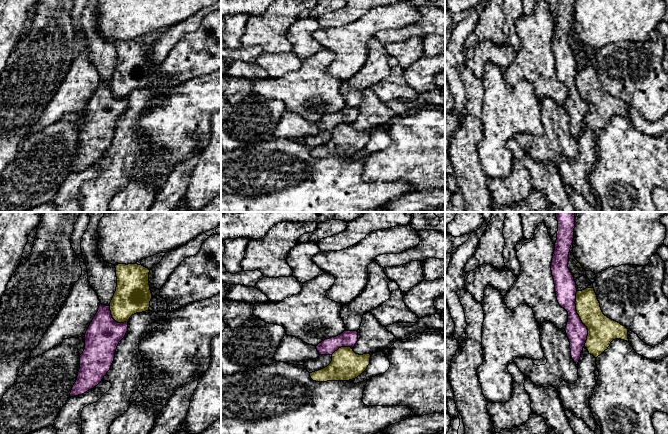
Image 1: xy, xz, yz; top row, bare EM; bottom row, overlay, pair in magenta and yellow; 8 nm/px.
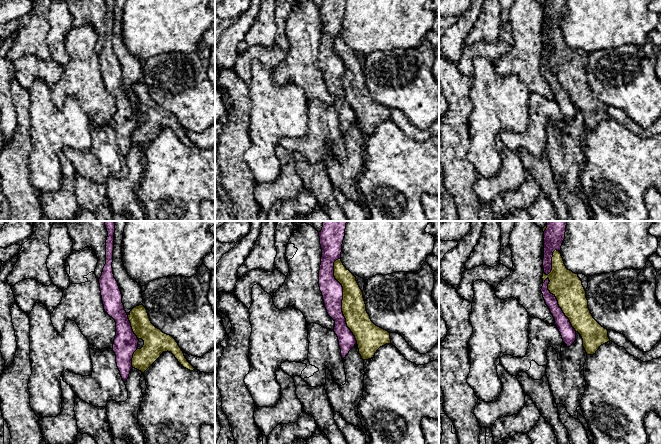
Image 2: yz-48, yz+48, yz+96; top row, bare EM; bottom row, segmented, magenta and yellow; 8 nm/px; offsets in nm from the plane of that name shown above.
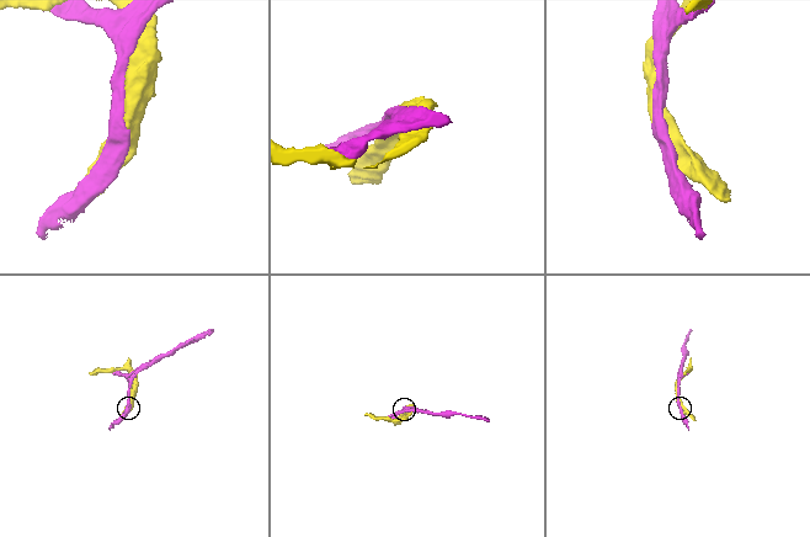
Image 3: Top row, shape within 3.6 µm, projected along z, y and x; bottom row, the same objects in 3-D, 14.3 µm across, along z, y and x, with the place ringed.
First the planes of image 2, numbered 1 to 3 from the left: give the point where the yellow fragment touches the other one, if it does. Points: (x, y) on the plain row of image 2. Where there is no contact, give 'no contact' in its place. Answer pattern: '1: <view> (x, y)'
1: yz-48 (131, 103)
2: yz+48 (342, 75)
3: yz+96 (557, 80)

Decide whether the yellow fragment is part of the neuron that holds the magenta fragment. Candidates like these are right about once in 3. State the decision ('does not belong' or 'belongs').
does not belong

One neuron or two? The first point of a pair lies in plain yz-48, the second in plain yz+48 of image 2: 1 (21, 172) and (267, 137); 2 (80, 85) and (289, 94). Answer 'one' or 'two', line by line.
1: two
2: two

